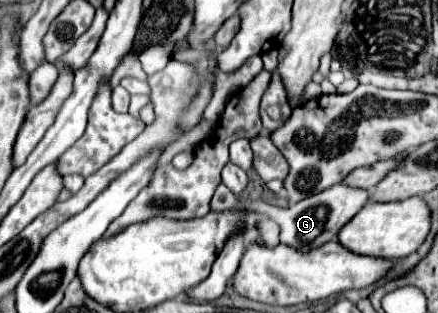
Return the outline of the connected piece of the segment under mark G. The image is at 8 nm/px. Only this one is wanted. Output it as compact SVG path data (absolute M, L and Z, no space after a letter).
M339 183L339 185L333 185L317 195L311 195L291 207L285 207L285 209L275 209L273 213L269 213L269 217L277 219L279 227L281 227L281 243L287 243L287 245L293 245L301 251L307 251L307 249L313 249L313 247L319 247L331 239L337 237L339 229L349 221L353 219L361 209L363 205L369 201L369 191L367 189L357 189L357 187L349 187L345 183Z

